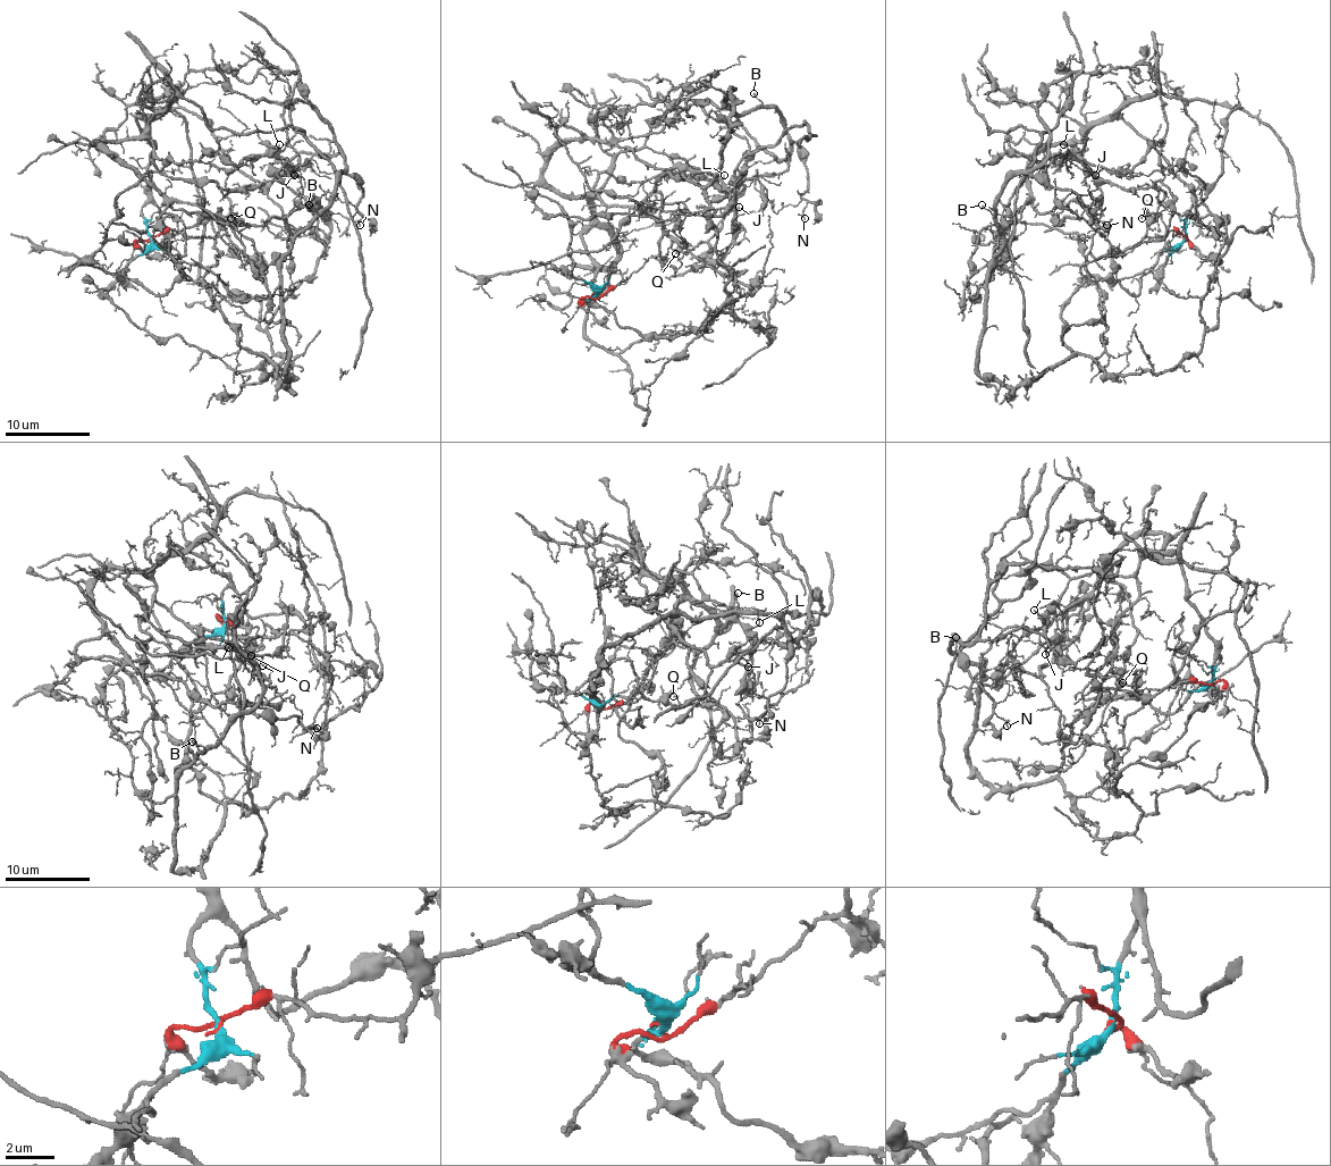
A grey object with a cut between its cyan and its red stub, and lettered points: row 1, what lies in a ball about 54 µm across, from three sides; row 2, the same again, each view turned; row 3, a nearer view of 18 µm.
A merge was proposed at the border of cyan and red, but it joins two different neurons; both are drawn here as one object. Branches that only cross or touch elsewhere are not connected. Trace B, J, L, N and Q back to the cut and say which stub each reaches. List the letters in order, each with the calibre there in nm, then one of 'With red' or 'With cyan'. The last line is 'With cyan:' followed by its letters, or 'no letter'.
B: Thickness 110 nm. With red
J: Thickness 120 nm. With cyan
L: Thickness 100 nm. With cyan
N: Thickness 140 nm. With red
Q: Thickness 100 nm. With red
With cyan: J, L

